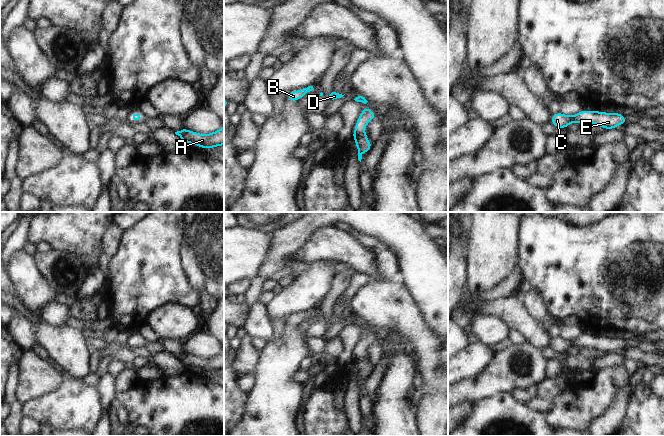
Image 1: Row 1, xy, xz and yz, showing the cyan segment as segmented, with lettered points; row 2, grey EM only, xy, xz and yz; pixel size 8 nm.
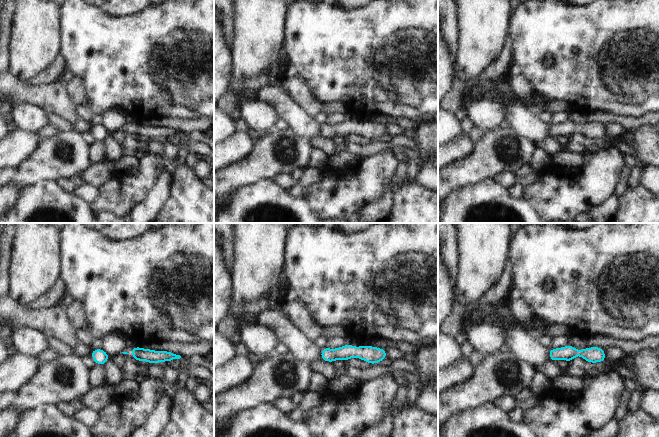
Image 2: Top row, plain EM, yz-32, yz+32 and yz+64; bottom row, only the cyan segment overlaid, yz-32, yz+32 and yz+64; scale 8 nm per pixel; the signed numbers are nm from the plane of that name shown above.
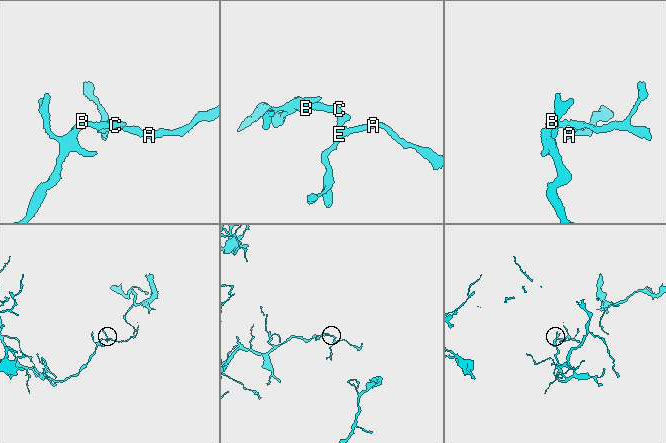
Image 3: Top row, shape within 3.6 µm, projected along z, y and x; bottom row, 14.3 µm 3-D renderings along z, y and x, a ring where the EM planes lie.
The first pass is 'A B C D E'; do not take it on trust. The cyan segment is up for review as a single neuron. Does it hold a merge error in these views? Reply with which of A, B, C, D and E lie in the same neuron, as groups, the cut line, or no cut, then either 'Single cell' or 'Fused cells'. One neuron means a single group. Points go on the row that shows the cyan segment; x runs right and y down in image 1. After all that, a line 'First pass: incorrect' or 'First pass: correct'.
Groups: A B C D E. No split. Single cell
First pass: correct

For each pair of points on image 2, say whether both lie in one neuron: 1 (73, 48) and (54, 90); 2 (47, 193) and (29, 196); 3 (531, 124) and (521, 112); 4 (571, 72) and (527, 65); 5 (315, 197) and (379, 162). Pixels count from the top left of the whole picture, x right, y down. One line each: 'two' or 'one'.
1: two
2: one
3: one
4: one
5: one

